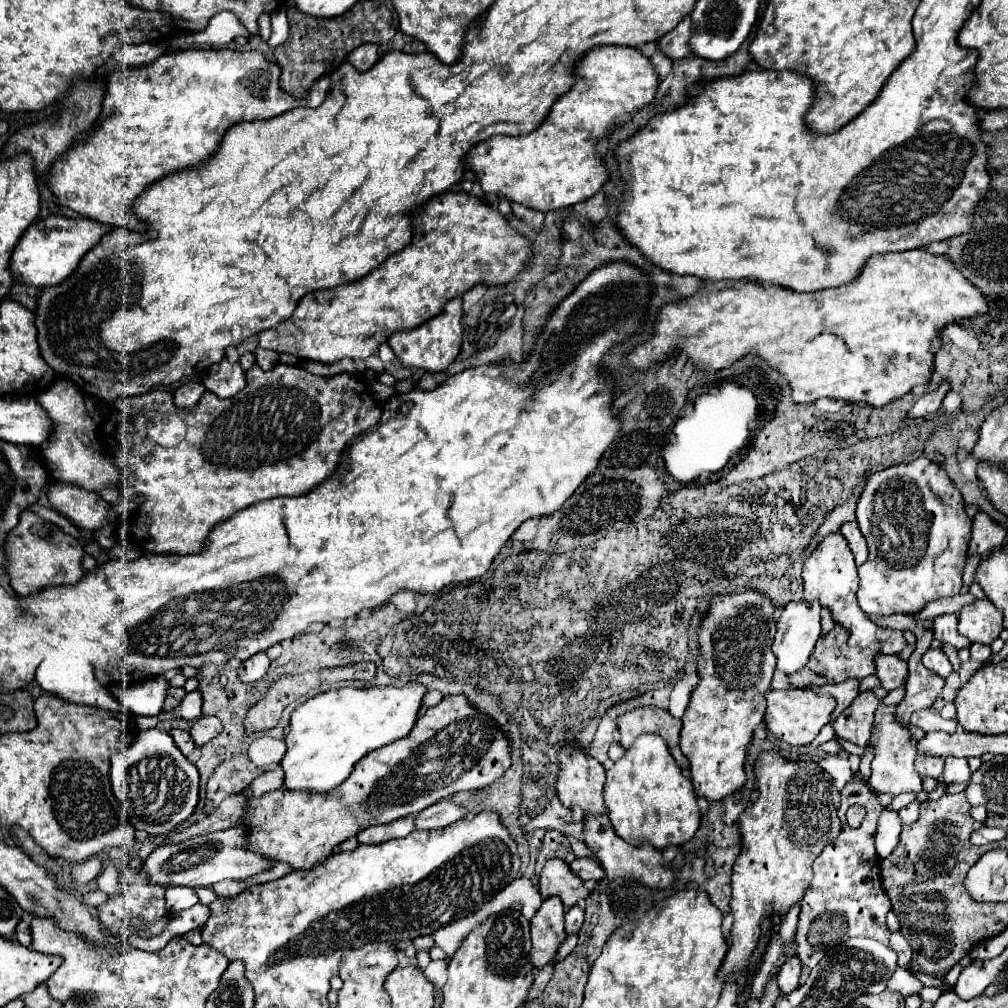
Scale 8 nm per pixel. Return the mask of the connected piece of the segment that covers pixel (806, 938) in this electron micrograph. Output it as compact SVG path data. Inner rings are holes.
M849 782L841 790L841 836L833 844L825 846L821 856L817 856L817 860L813 862L813 880L809 882L809 888L805 890L805 896L801 900L797 926L797 956L801 956L803 962L801 982L807 980L813 966L817 966L817 962L825 956L825 952L829 952L829 948L845 942L851 936L865 936L889 944L891 932L887 930L885 916L891 910L891 902L881 888L879 856L873 840L881 810L883 806L879 804L877 794L863 782ZM853 804L861 804L867 808L867 816L861 828L851 828L845 820L845 812Z

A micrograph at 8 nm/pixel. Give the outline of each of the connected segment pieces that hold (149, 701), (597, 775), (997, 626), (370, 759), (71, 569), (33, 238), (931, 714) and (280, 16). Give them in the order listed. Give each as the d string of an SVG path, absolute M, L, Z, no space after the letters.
M154 676L129 686L111 684L107 688L135 716L157 716L163 710L169 682L163 676Z
M575 738L563 742L563 746L561 746L559 754L557 754L557 760L559 760L561 770L557 774L555 788L557 788L557 796L563 802L563 806L567 806L567 808L579 806L585 814L605 814L607 808L605 808L605 802L603 802L603 786L605 786L603 766L595 758L591 758L579 746L579 742Z
M987 598L985 600L975 600L973 604L967 604L961 614L959 614L959 632L969 638L969 642L981 642L981 644L991 644L999 632L1003 630L1003 612L997 610Z
M465 694L445 696L437 706L429 708L413 726L413 732L405 736L405 740L397 740L379 748L377 752L369 752L363 756L351 776L341 782L337 788L329 792L311 792L311 790L275 790L261 798L253 798L249 802L249 812L241 824L249 826L251 840L249 850L271 858L275 862L287 862L295 870L309 870L321 860L325 860L335 846L343 840L357 836L361 830L373 824L387 824L403 816L417 816L417 812L429 808L431 804L463 792L491 786L503 772L511 766L511 742L505 732L497 726L497 722L477 710Z
M21 512L19 524L9 532L5 540L5 570L11 580L11 588L19 596L29 596L45 586L59 586L59 584L73 584L81 580L83 568L83 546L73 536L65 534L59 526L41 520L33 512Z
M49 216L45 220L37 220L25 234L19 238L13 256L11 256L11 272L21 278L27 286L45 288L63 282L77 268L81 258L105 236L109 228L85 218L65 218L65 216Z
M925 708L925 710L917 710L911 714L911 724L919 726L925 732L947 732L947 734L955 734L957 732L957 724L943 720L939 716L937 710L933 708Z
M281 6L271 12L271 38L267 40L267 44L277 48L283 40L287 40L287 36L289 36L289 24L285 16L285 8Z

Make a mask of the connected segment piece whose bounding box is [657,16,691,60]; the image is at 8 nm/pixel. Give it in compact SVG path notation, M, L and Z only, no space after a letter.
M685 16L677 28L673 28L671 32L667 32L657 44L661 48L661 52L665 56L669 56L671 60L679 60L679 58L687 58L689 56L689 28L691 28L691 20L689 16Z

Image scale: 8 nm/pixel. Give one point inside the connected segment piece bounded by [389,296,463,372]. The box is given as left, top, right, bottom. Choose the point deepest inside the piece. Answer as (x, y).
(434, 345)

